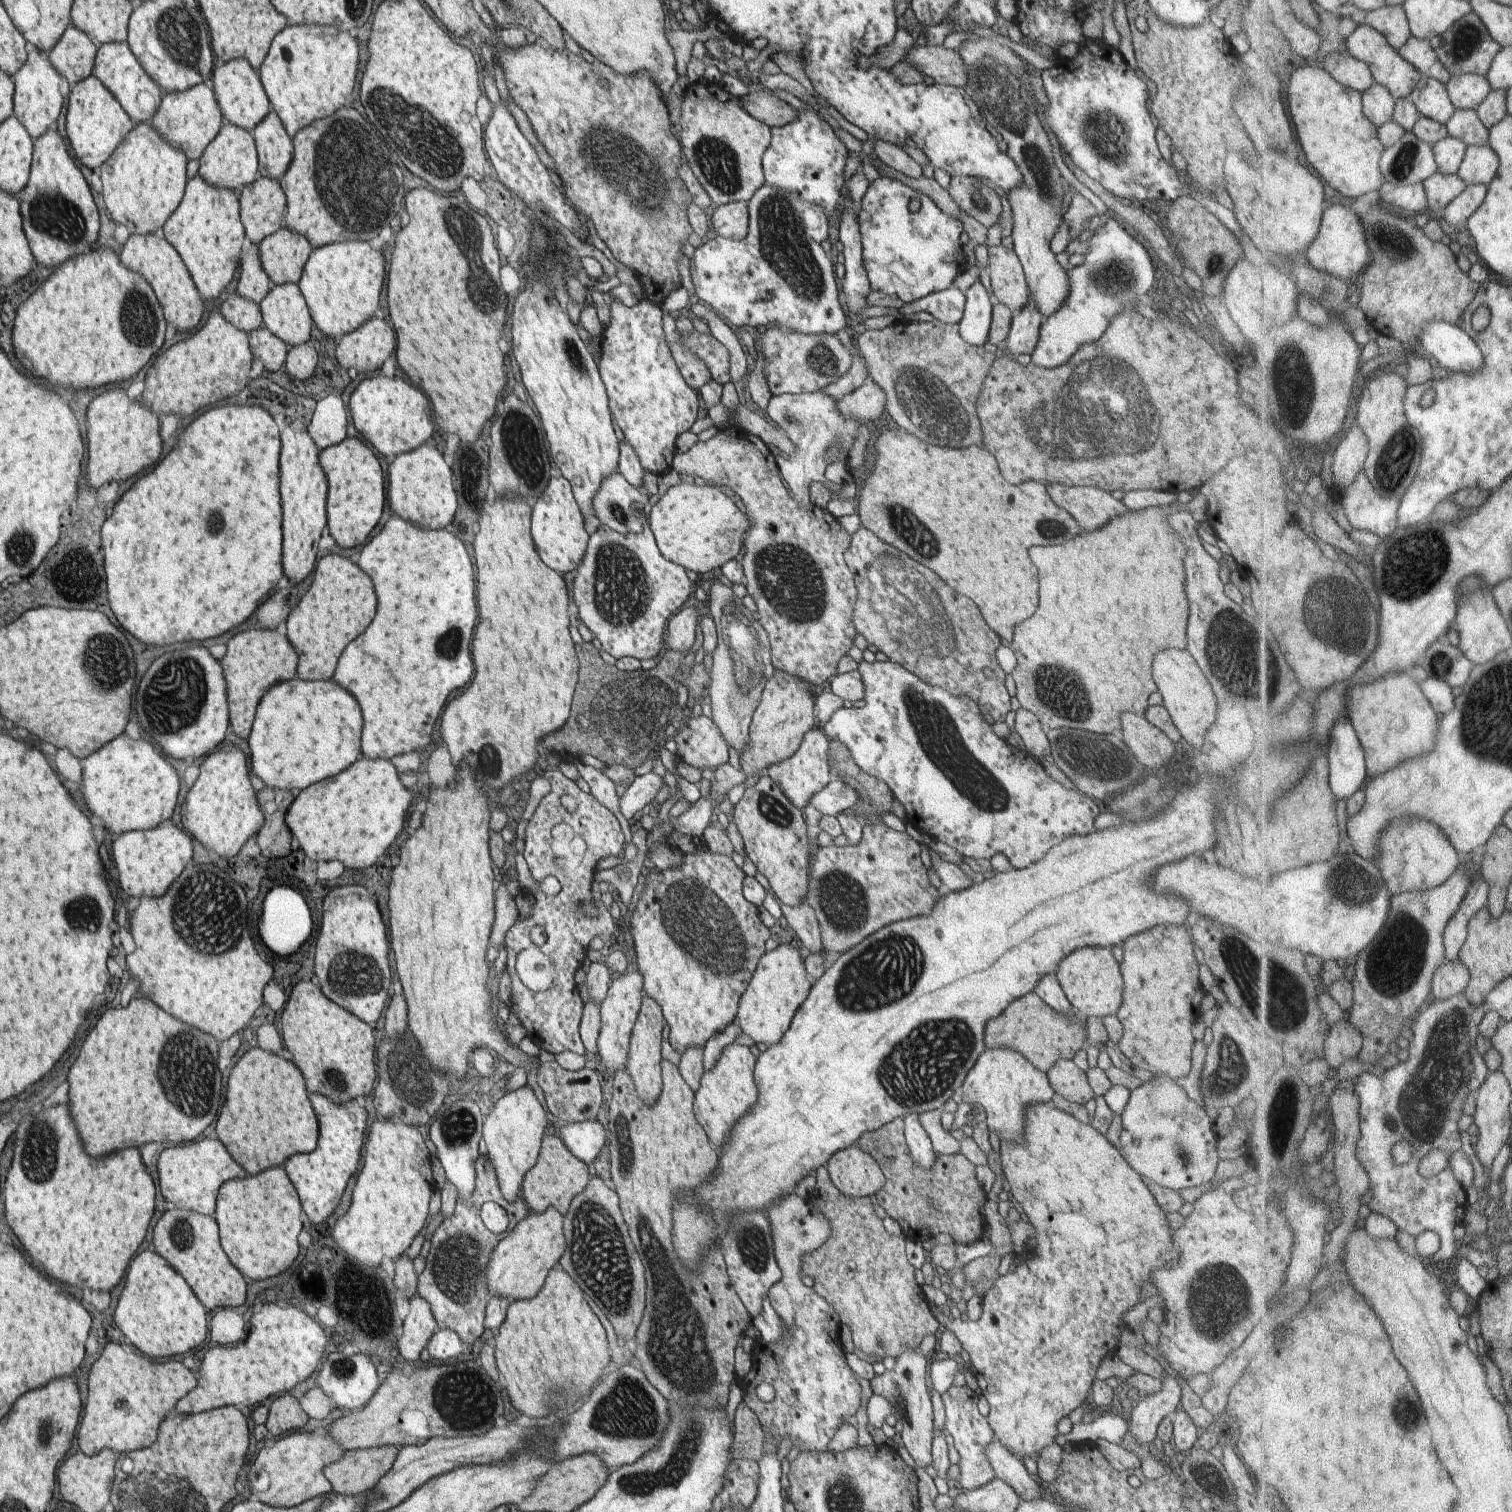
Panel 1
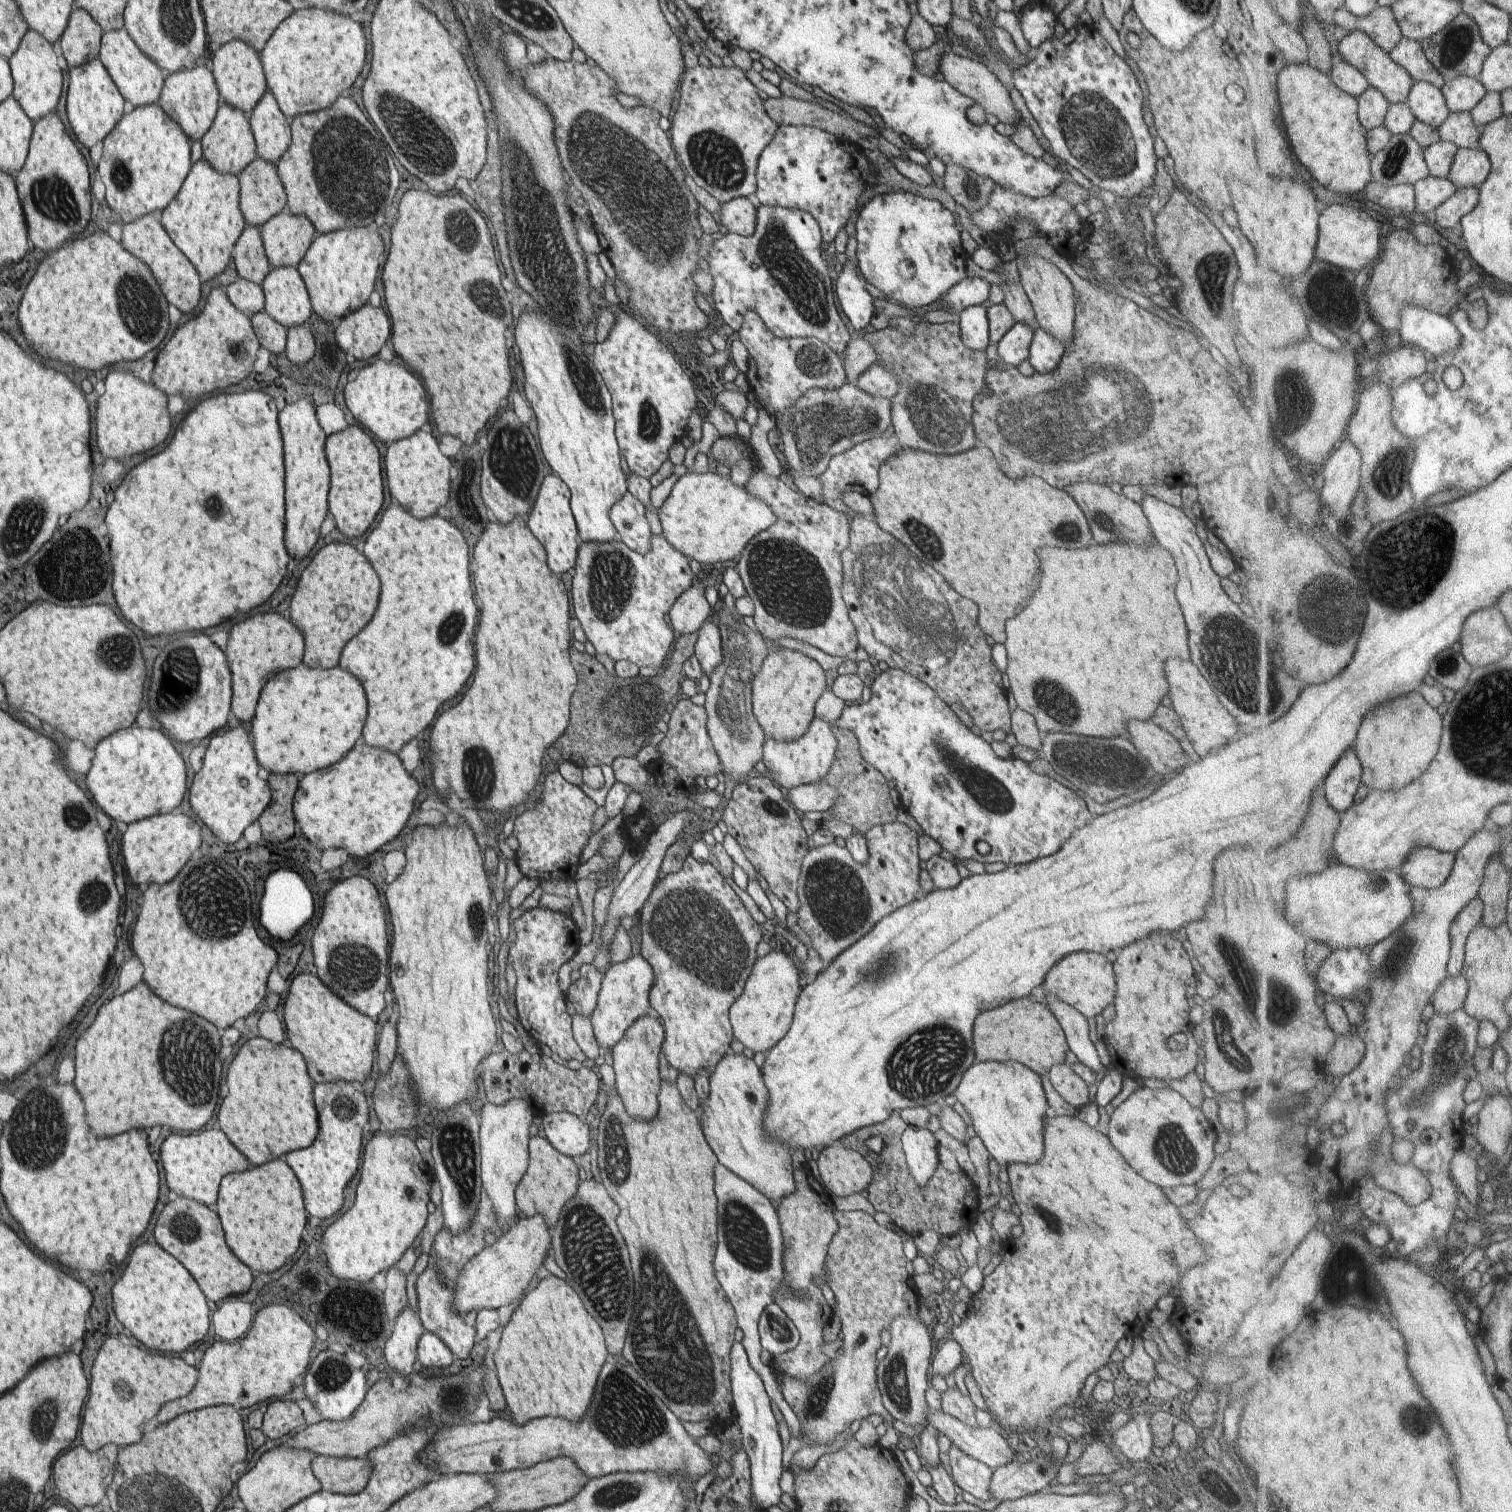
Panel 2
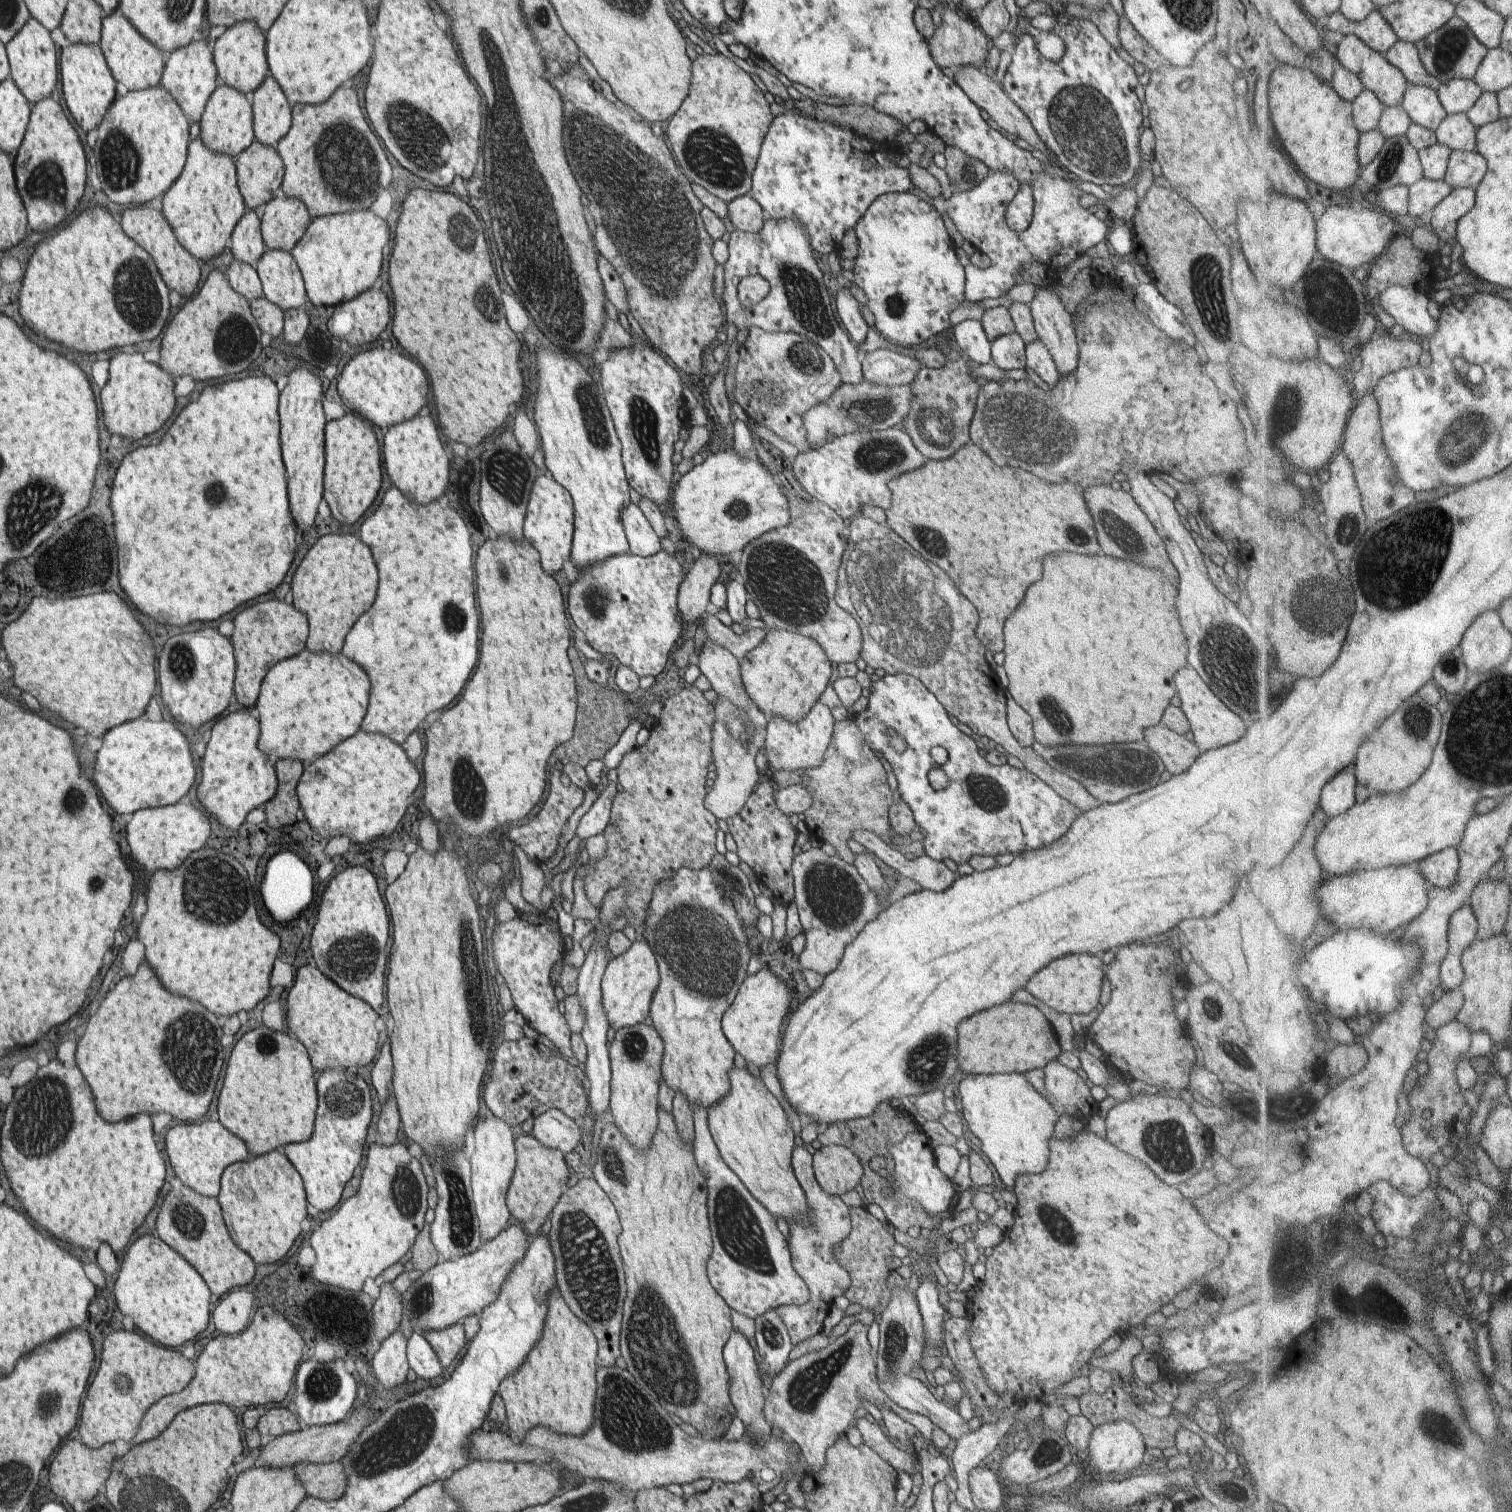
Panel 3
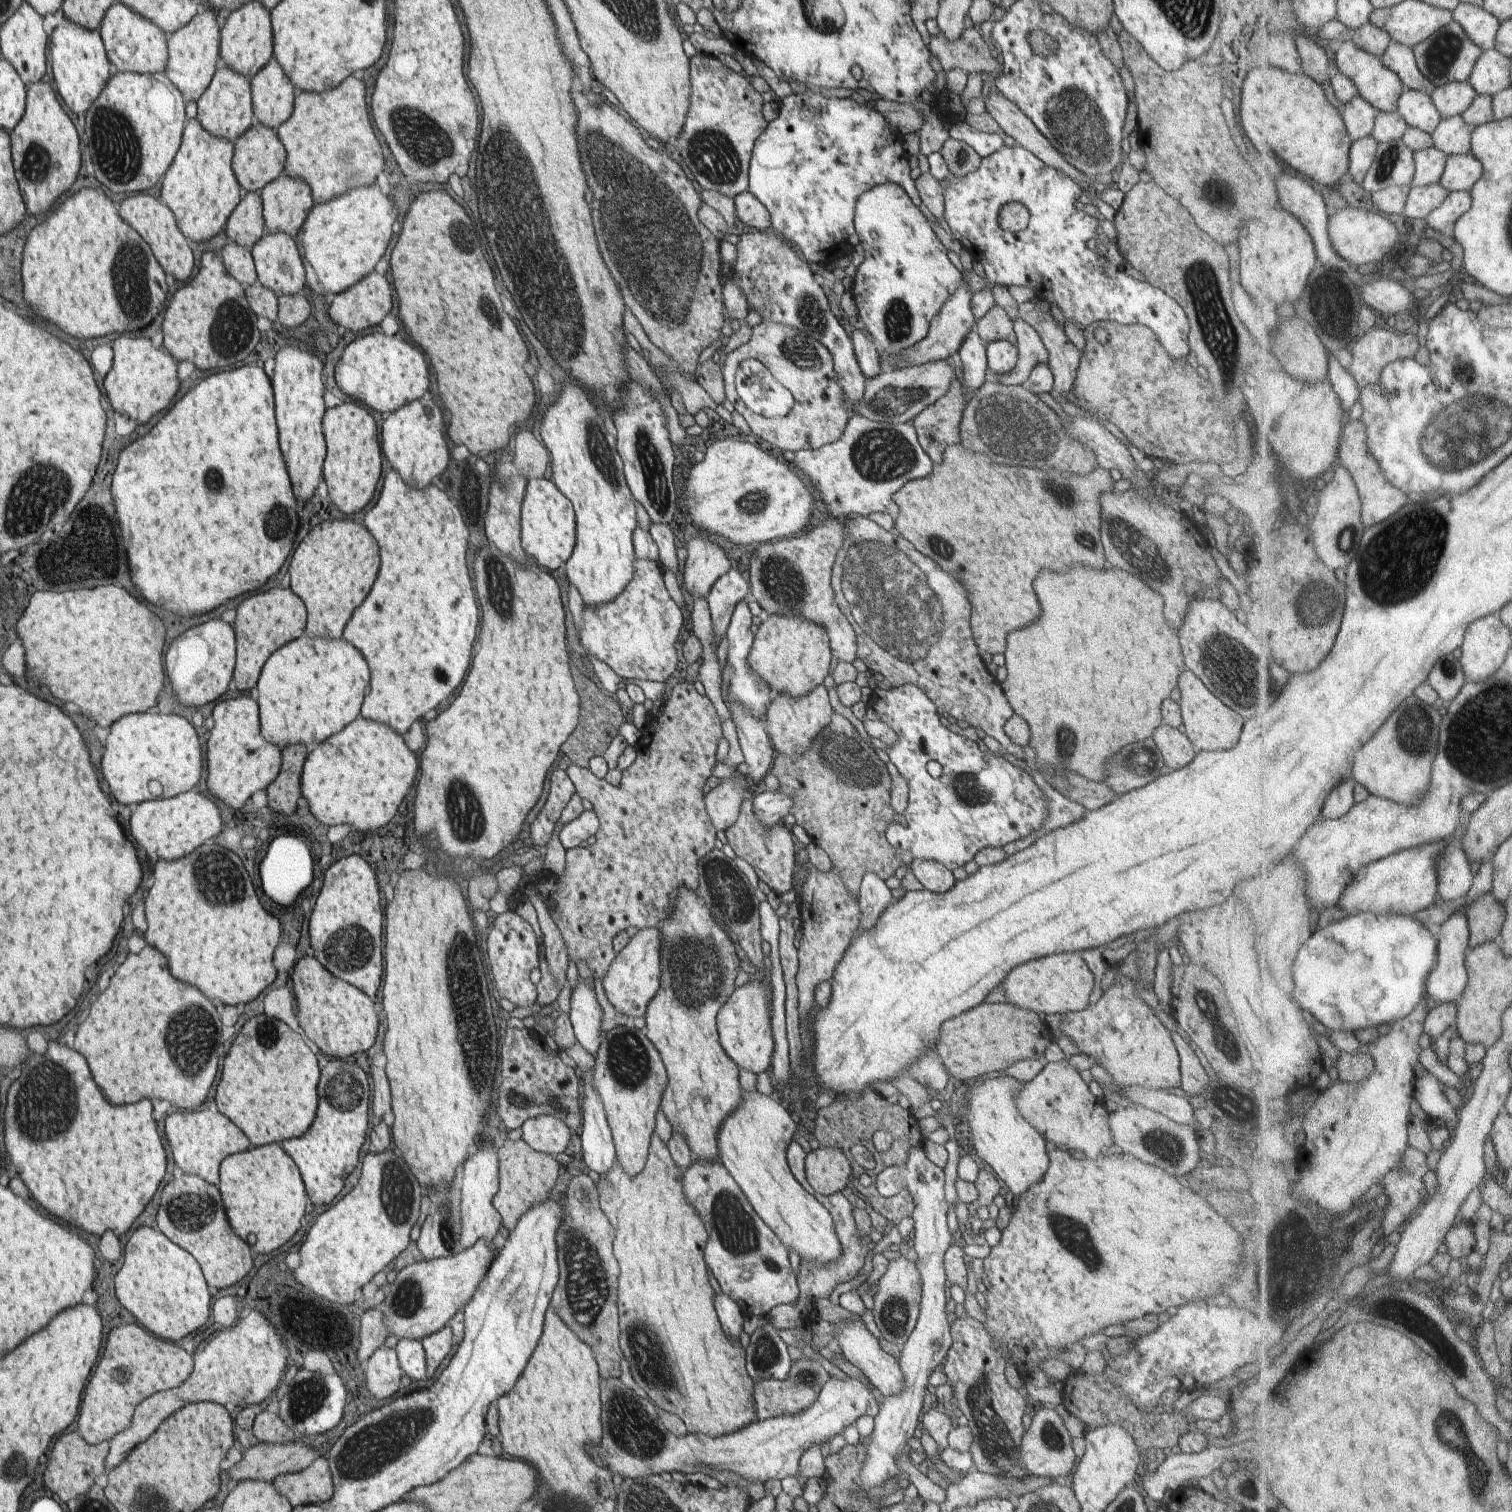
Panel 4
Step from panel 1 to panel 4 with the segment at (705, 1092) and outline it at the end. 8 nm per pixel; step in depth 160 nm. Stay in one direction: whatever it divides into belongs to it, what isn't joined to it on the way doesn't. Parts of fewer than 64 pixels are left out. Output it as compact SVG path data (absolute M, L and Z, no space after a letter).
M756 1089L750 1092L743 1090L742 1096L741 1105L720 1123L717 1132L719 1160L742 1189L756 1214L762 1217L788 1250L793 1248L798 1252L801 1262L822 1267L835 1261L842 1254L842 1247L830 1211L796 1180L787 1161L787 1148L793 1141L792 1135L796 1131L798 1120L790 1110L784 1109L784 1103L778 1095L767 1096Z

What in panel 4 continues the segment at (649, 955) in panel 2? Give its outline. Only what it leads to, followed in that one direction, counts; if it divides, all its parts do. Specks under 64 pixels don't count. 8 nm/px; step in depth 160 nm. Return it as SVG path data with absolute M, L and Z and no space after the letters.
M686 885L679 888L669 917L658 928L661 932L661 985L648 1003L645 1028L667 1070L667 1086L662 1093L661 1109L673 1130L685 1136L694 1159L719 1160L717 1132L720 1123L741 1105L743 1089L738 1081L739 1066L720 1044L716 1017L736 989L734 980L741 970L740 959L726 931L717 923L707 904L699 899L697 890Z

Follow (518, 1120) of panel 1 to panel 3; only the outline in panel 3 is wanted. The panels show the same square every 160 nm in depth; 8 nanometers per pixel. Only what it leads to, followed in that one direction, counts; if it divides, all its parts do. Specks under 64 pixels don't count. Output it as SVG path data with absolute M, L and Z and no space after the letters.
M496 1115L482 1117L474 1124L475 1151L471 1160L471 1188L473 1191L474 1214L477 1216L478 1232L482 1243L493 1239L512 1222L506 1204L507 1192L515 1173L517 1152L512 1125Z

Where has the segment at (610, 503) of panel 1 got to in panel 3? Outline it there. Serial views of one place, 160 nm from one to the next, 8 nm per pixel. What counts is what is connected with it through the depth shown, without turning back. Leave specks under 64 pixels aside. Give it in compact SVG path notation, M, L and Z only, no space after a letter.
M630 503L622 509L621 519L629 542L630 553L649 557L661 549L660 537L638 505Z

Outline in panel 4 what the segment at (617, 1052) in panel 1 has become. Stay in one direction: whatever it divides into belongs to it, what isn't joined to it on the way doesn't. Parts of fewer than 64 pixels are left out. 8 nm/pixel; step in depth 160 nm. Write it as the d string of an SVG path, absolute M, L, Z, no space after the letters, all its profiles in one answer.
M658 927L639 929L628 944L615 954L603 976L602 986L608 1002L630 1020L645 1016L648 1003L661 985L661 932Z

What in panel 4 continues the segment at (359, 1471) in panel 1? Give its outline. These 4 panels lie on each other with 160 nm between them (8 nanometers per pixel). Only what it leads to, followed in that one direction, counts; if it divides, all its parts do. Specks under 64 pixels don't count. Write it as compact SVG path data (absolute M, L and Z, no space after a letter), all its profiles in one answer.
M326 1455L318 1457L308 1468L297 1473L281 1474L273 1484L293 1507L322 1504L335 1494L334 1478Z

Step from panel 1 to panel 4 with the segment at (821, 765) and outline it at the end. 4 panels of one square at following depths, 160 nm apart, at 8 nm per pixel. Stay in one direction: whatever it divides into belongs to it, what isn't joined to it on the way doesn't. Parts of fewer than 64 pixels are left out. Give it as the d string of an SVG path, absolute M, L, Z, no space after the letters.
M822 684L803 697L795 699L785 693L774 695L766 712L766 731L776 754L799 757L812 741L827 728L833 715L833 698Z

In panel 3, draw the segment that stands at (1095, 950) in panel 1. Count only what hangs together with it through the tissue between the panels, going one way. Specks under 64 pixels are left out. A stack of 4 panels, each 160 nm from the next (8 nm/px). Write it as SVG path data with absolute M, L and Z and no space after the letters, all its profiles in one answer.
M1071 954L1053 960L1034 974L1026 988L1034 997L1058 1012L1084 1016L1094 1008L1100 1008L1100 992L1105 975L1106 965L1101 955Z

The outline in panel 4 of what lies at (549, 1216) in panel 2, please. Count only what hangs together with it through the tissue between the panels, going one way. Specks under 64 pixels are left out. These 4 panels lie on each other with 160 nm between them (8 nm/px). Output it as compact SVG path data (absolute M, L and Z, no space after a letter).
M524 1139L500 1141L499 1189L493 1198L493 1205L500 1213L508 1232L516 1228L519 1218L538 1203L543 1203L554 1189L560 1176L558 1161L551 1154L534 1150Z

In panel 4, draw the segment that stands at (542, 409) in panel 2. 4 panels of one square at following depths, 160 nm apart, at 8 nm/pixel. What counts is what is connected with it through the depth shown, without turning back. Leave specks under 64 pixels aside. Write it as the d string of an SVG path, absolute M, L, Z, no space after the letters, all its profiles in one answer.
M574 382L562 384L562 392L548 406L540 424L540 434L552 456L552 480L558 490L572 502L575 510L576 538L574 550L566 562L568 580L580 592L584 605L596 606L610 602L632 580L637 558L632 542L633 530L637 527L635 498L632 498L627 485L617 442L608 432L606 420L598 406L590 400L586 390Z

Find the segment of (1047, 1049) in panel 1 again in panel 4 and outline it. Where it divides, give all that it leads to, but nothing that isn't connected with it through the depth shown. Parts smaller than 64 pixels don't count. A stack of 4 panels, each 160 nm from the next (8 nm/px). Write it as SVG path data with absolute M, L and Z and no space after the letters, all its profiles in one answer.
M984 1002L944 1022L935 1051L956 1080L971 1083L988 1072L1004 1073L1014 1063L1040 1060L1055 1038L1039 1013L1010 1003Z

